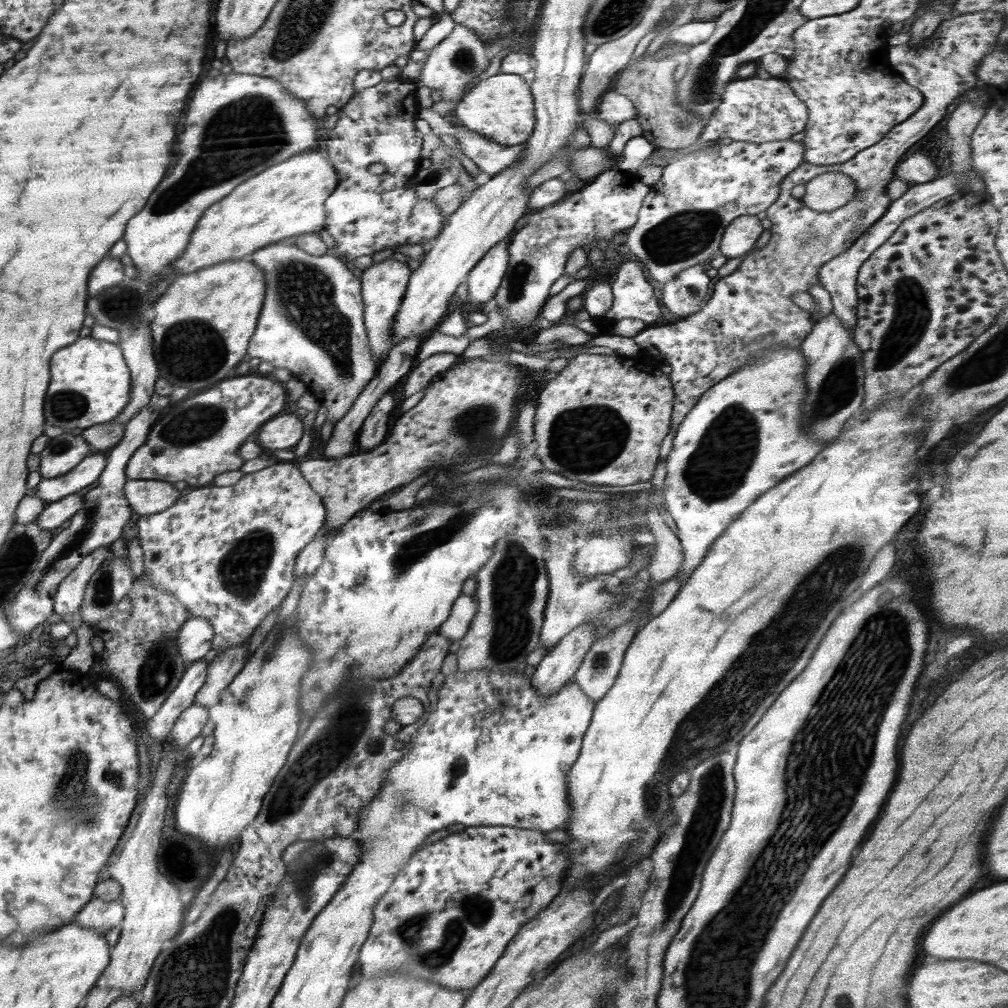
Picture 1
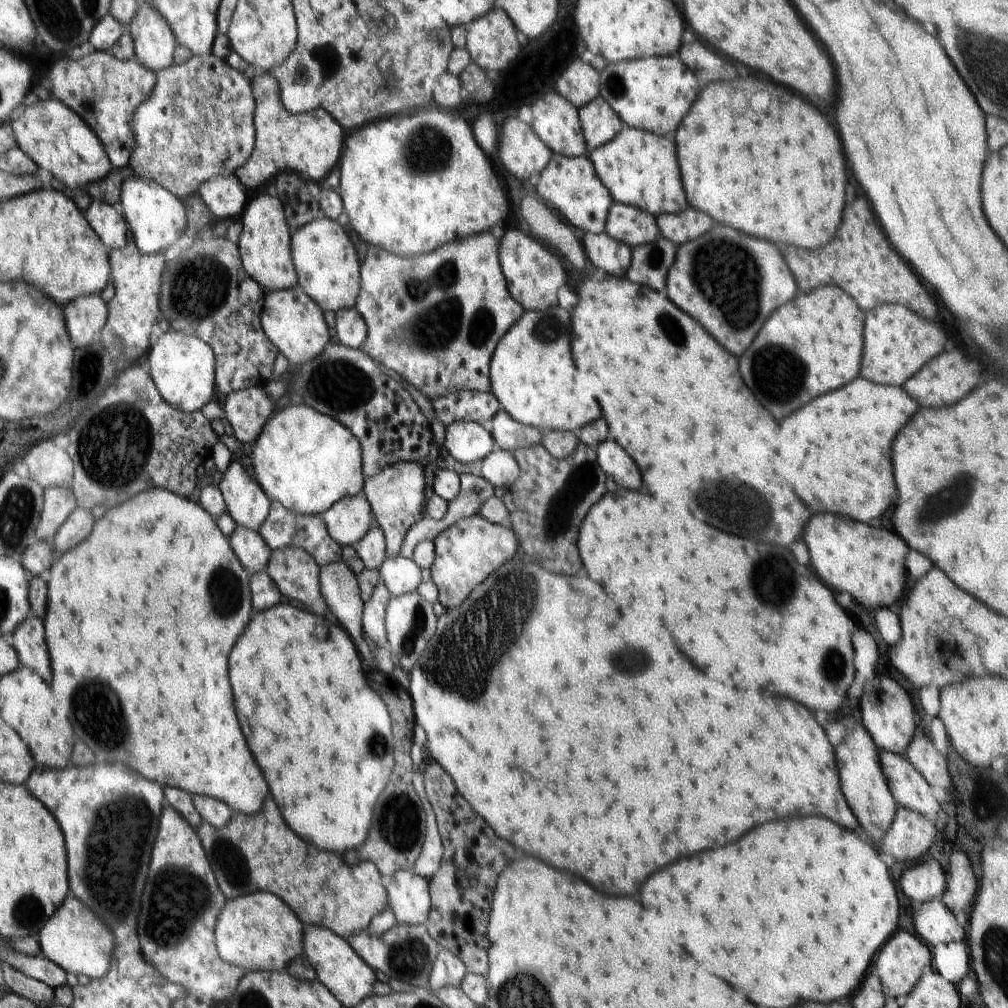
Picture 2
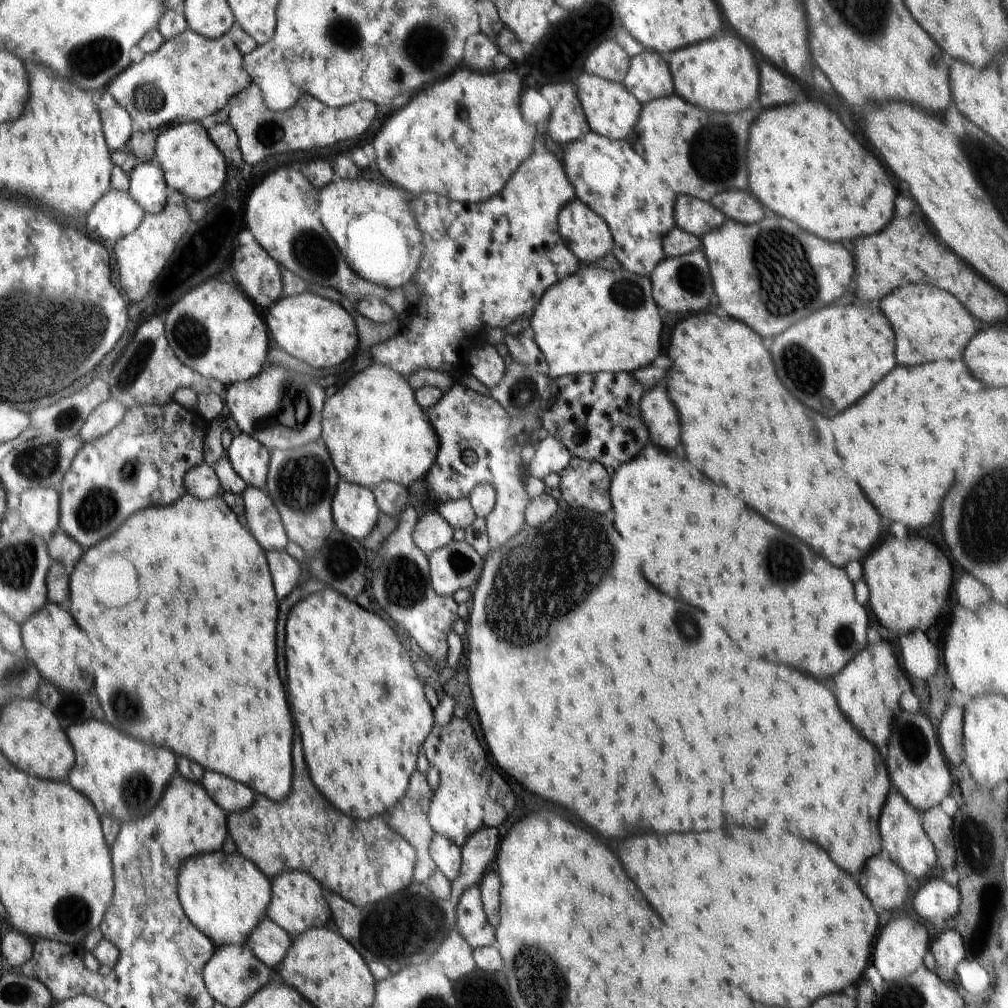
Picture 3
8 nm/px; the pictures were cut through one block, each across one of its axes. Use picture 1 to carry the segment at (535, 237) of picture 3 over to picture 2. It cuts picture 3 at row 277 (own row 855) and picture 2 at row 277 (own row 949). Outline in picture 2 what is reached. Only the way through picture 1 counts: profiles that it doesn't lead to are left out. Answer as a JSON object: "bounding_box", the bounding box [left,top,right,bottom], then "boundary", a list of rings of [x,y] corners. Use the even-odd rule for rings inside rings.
{"bounding_box":[355,232,525,399],"boundary":[[[480,232],[476,236],[453,239],[452,242],[436,248],[430,254],[418,254],[414,258],[400,258],[400,256],[394,256],[394,254],[382,250],[382,248],[369,246],[366,258],[364,258],[360,268],[360,294],[355,306],[356,312],[364,318],[367,328],[363,350],[376,362],[380,362],[386,368],[398,372],[402,378],[405,378],[416,390],[420,390],[428,399],[442,398],[442,396],[451,391],[491,392],[490,362],[493,352],[500,339],[508,332],[511,326],[514,326],[522,318],[522,313],[525,311],[520,306],[520,303],[516,302],[508,292],[506,278],[502,274],[500,260],[498,260],[498,248],[500,248],[499,238],[496,238],[492,232]]]}

